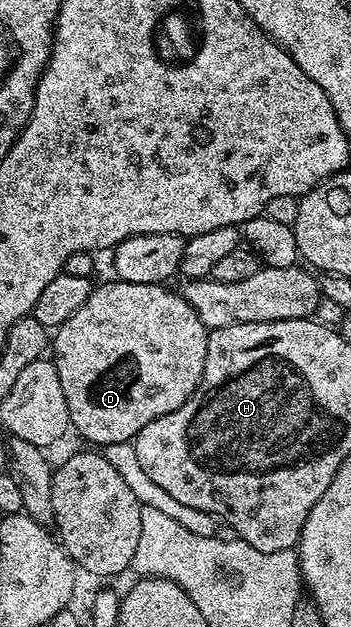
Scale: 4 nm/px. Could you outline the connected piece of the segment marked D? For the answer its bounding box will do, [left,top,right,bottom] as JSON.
[50,280,209,448]

